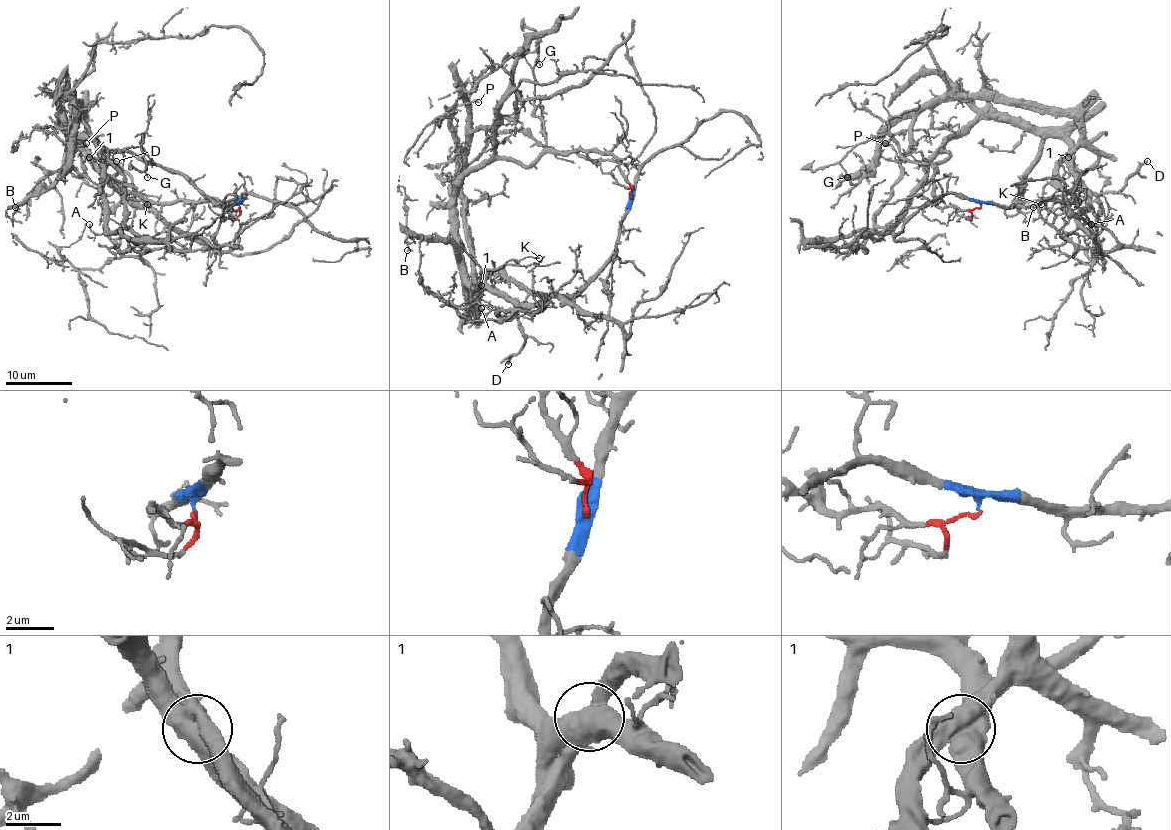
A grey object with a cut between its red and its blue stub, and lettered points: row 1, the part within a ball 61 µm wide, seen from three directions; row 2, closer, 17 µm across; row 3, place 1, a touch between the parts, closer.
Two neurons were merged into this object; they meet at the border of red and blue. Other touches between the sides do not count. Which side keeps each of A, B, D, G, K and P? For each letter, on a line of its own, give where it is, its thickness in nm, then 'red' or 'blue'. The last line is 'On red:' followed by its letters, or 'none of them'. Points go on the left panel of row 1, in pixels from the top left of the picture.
A: place (89, 224); calibre 150 nm; red
B: place (15, 207); calibre 170 nm; red
D: place (116, 161); calibre 320 nm; red
G: place (147, 177); calibre 130 nm; red
K: place (147, 204); calibre 150 nm; blue
P: place (86, 143); calibre 160 nm; blue
On red: A, B, D, G

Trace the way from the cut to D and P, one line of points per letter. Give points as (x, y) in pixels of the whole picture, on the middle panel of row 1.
D: (631, 197), (612, 157), (581, 150), (493, 159), (457, 189), (458, 270), (516, 308), (525, 344), (508, 364)
P: (631, 197), (617, 252), (571, 295), (491, 275), (477, 296), (462, 195), (467, 104), (457, 101), (478, 102)

